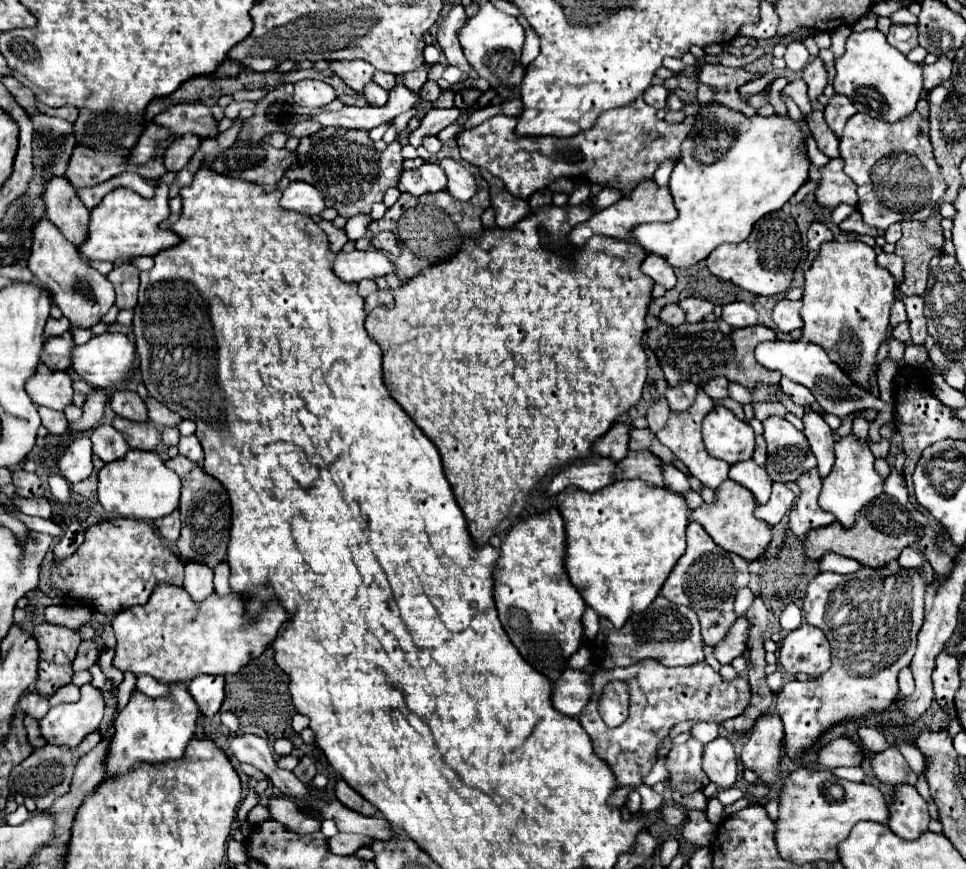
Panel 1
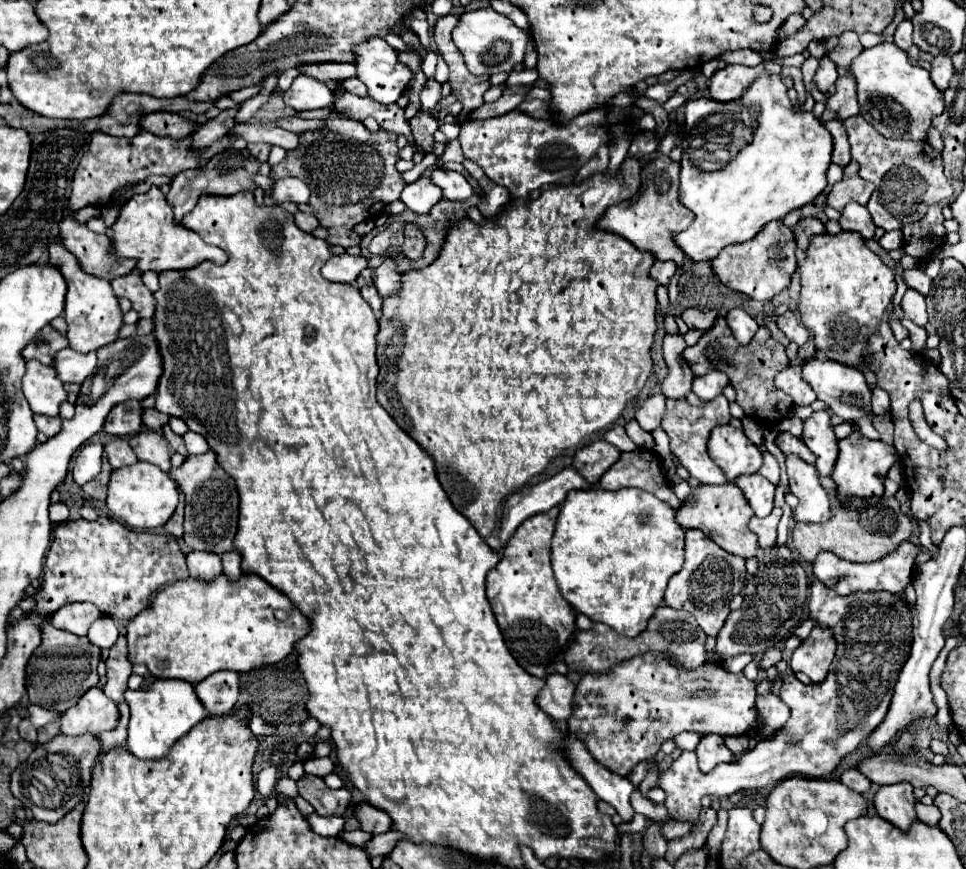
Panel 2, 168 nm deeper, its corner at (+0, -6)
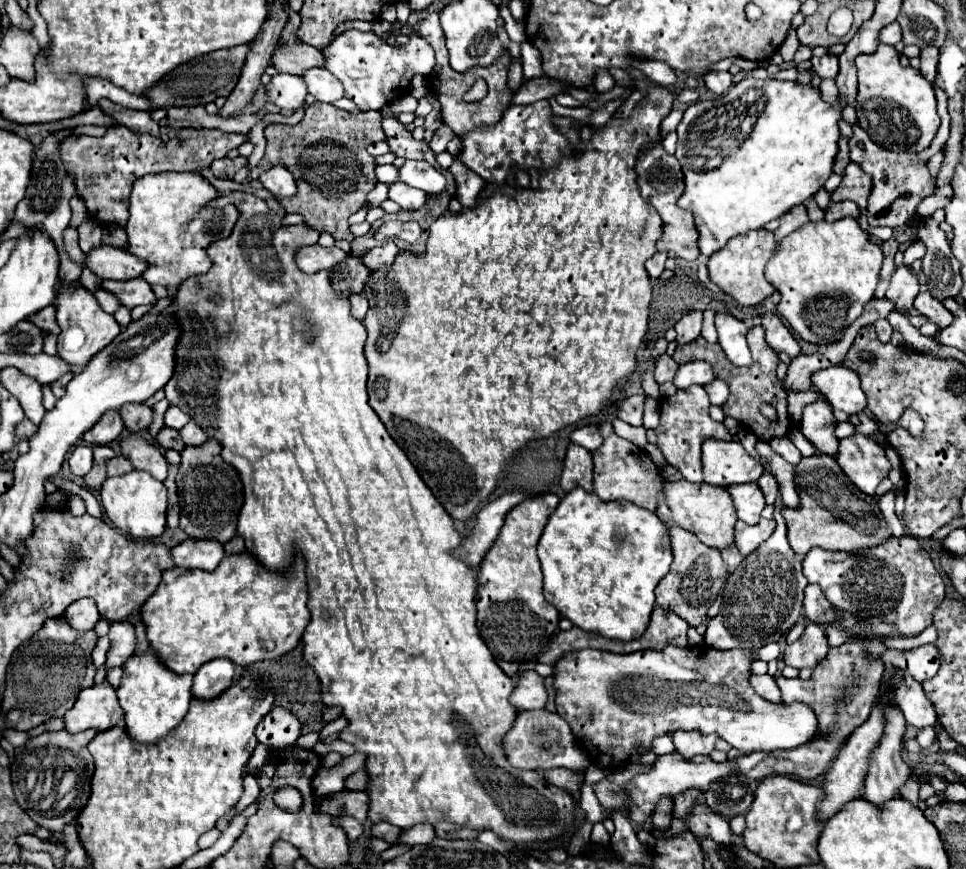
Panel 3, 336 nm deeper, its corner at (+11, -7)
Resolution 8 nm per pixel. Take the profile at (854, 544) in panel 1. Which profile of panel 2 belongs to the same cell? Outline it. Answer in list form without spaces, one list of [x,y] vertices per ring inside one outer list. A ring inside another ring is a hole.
[[[821,477],[819,479],[823,489],[831,499],[831,517],[825,523],[797,523],[793,529],[793,545],[803,557],[803,561],[813,563],[821,551],[831,551],[841,559],[869,563],[885,557],[893,551],[901,541],[911,539],[915,529],[915,521],[905,517],[899,509],[899,501],[895,497],[853,497],[849,505],[841,505],[837,501],[837,485],[833,479]]]

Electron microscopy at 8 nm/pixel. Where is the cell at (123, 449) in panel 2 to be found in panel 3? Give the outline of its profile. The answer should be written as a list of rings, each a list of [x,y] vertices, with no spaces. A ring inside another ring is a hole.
[[[124,456],[110,458],[110,462],[106,462],[106,468],[108,468],[108,476],[118,476],[118,474],[126,474],[126,472],[134,470],[132,464]]]

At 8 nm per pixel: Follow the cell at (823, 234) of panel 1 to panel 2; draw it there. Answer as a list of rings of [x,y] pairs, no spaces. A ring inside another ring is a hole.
[[[805,217],[805,219],[801,219],[801,221],[799,221],[799,227],[805,231],[807,237],[825,233],[825,225],[823,225],[819,219],[815,219],[815,217]]]

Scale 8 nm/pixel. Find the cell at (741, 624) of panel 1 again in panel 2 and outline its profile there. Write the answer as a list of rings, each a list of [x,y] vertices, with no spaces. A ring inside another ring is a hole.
[[[777,545],[767,549],[759,559],[759,571],[747,575],[743,595],[743,607],[731,611],[725,625],[717,635],[717,655],[721,659],[735,657],[739,653],[765,653],[769,647],[779,645],[791,637],[793,629],[803,619],[803,609],[807,603],[807,573],[803,561],[795,559],[787,545]]]

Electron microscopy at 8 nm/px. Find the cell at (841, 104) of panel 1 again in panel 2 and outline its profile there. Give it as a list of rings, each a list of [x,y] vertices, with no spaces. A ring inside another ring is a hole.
[[[843,75],[837,79],[837,91],[827,99],[827,109],[833,109],[841,119],[859,113],[857,105],[857,81],[853,75]]]

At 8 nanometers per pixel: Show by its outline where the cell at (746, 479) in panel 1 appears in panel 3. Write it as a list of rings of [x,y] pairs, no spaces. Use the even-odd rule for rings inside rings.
[[[734,484],[728,486],[728,492],[734,500],[734,508],[738,512],[738,518],[746,524],[756,524],[760,520],[760,512],[764,510],[764,494],[758,488],[758,484]]]

